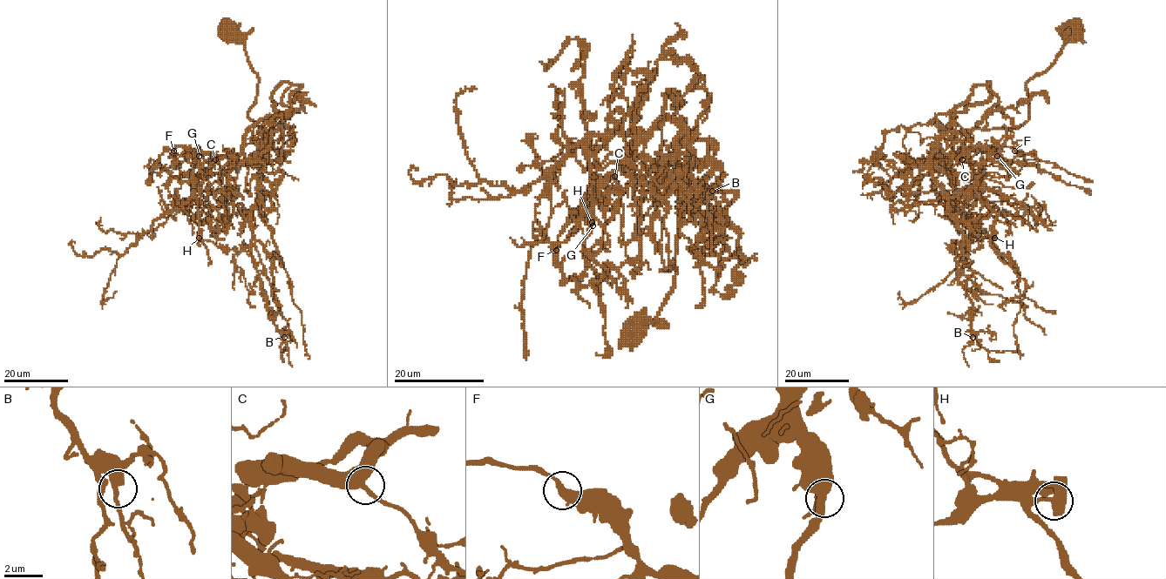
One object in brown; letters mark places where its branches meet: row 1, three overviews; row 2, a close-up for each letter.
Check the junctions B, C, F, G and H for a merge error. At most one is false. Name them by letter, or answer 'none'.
none

